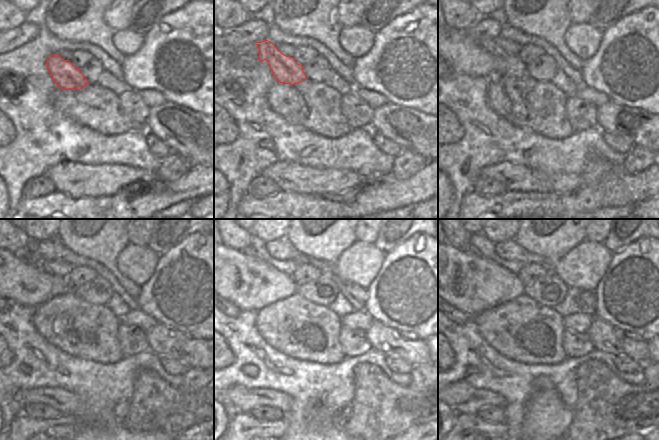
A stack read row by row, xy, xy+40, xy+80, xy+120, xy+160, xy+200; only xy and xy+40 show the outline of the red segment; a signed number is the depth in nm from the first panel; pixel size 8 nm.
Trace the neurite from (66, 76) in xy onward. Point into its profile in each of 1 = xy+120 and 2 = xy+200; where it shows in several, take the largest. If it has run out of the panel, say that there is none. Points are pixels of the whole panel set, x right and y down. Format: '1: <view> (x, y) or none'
1: xy+120 (36, 261)
2: xy+200 (469, 248)

